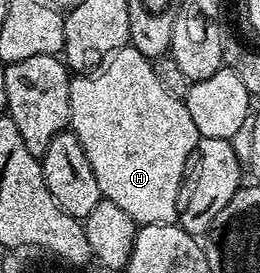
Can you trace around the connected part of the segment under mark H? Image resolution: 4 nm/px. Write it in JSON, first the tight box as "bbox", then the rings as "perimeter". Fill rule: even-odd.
{"bbox":[68,46,200,225],"perimeter":[[[127,46],[114,53],[93,74],[75,75],[70,81],[70,123],[68,128],[80,138],[80,146],[84,146],[84,154],[88,154],[88,162],[92,162],[92,174],[96,174],[96,186],[100,186],[103,197],[112,201],[116,206],[120,206],[120,210],[124,210],[124,214],[133,218],[135,225],[172,224],[179,219],[180,193],[184,188],[184,177],[188,171],[190,155],[197,148],[200,137],[196,125],[192,122],[192,114],[188,114],[185,103],[172,98],[172,94],[166,93],[160,87],[160,82],[154,73],[151,57],[140,54],[140,50],[136,50],[133,46]]]}

